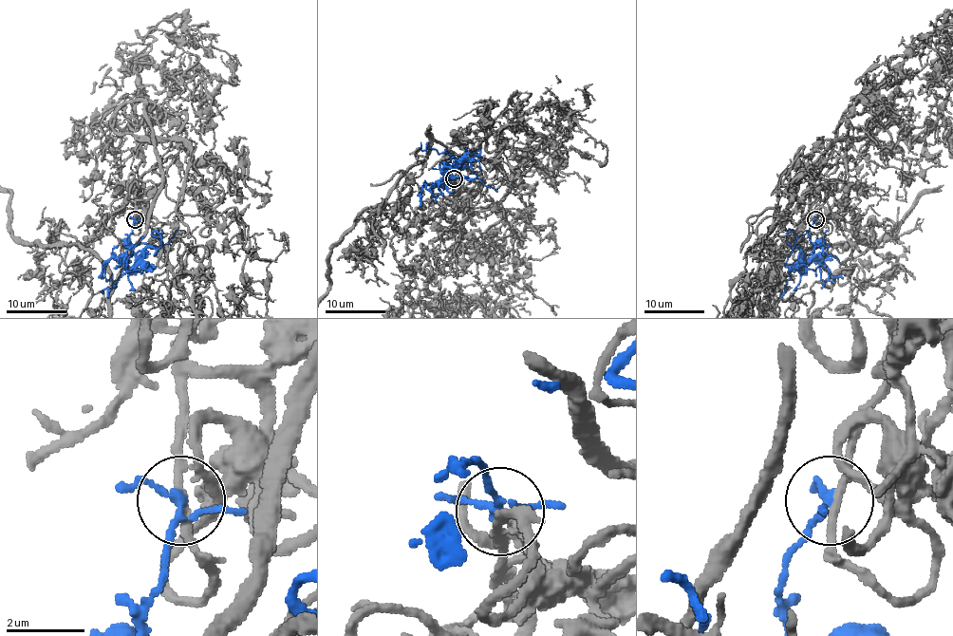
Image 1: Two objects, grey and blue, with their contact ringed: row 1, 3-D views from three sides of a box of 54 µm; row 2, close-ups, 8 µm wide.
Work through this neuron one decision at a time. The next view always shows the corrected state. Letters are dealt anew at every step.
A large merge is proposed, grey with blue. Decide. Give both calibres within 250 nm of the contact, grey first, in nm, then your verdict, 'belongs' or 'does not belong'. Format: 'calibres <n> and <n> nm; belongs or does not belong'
calibres 170 and 140 nm; belongs

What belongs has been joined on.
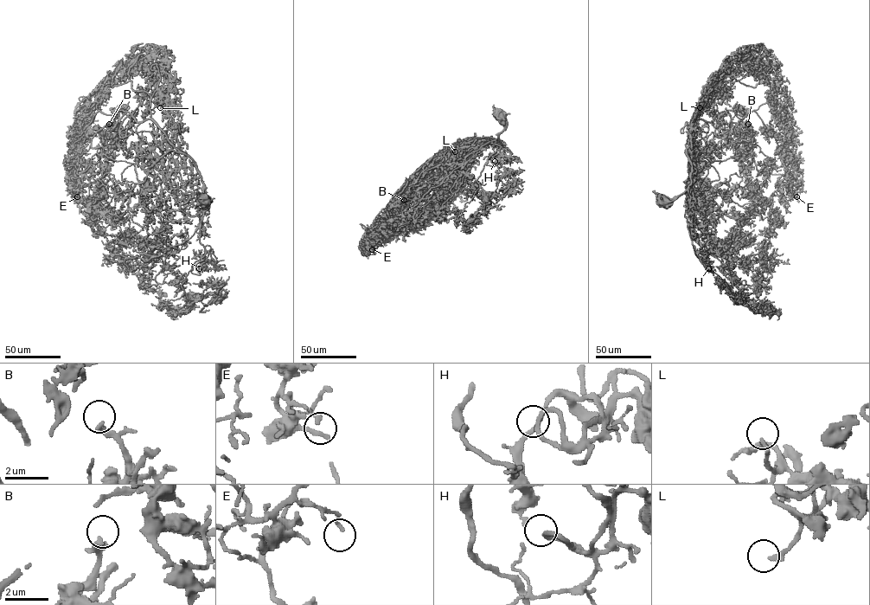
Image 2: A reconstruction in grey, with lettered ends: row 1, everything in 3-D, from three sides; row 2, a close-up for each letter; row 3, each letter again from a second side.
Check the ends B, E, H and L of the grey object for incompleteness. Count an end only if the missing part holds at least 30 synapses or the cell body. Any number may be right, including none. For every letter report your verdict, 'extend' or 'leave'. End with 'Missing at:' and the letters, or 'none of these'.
B: leave
E: leave
H: leave
L: extend
Missing at: L

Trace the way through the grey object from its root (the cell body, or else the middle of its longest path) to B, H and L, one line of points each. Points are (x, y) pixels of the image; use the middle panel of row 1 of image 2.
B: (499, 115), (503, 130), (495, 141), (444, 147), (402, 185), (406, 192), (399, 199), (404, 200)
H: (499, 115), (503, 130), (499, 135), (502, 142), (495, 140), (500, 151), (498, 161), (495, 161)
L: (499, 115), (503, 130), (495, 141), (466, 143), (458, 151), (459, 155), (455, 151)

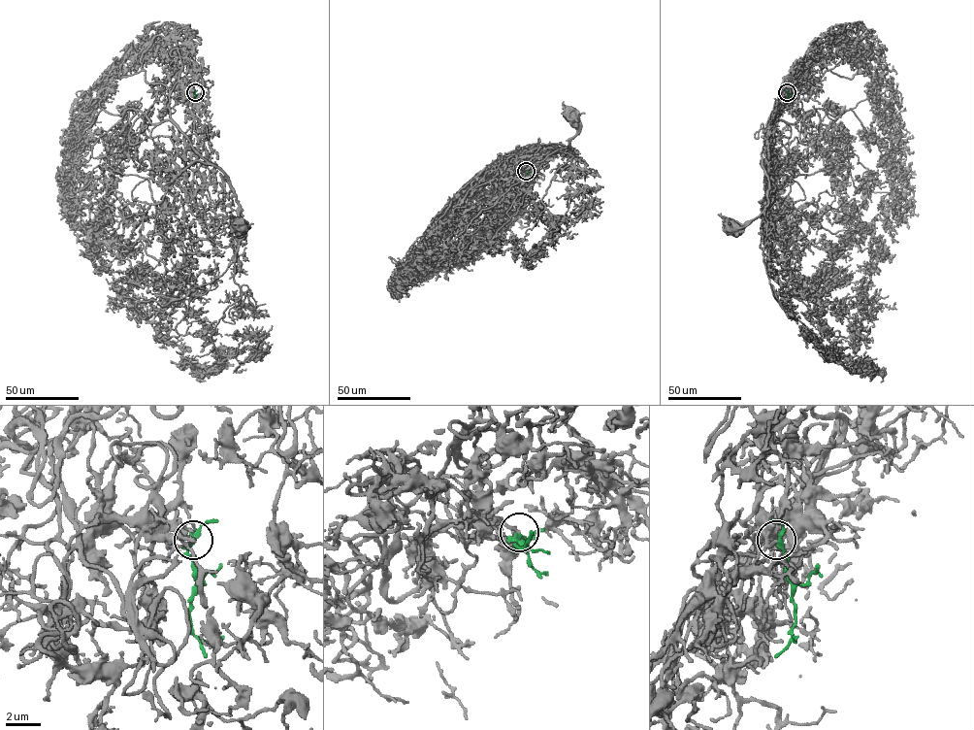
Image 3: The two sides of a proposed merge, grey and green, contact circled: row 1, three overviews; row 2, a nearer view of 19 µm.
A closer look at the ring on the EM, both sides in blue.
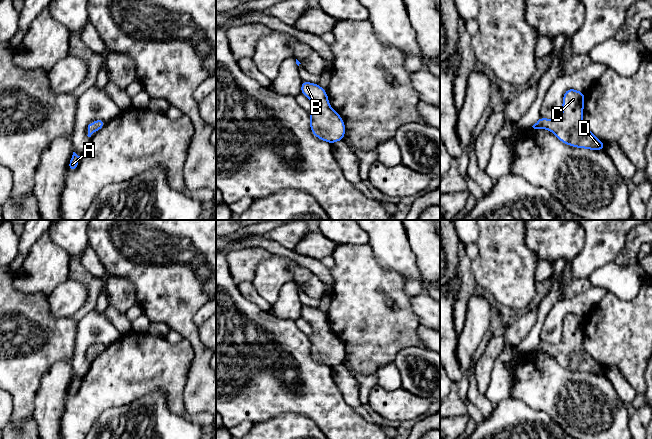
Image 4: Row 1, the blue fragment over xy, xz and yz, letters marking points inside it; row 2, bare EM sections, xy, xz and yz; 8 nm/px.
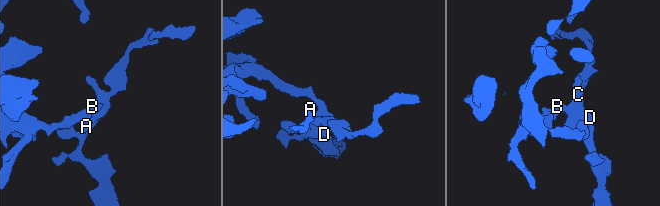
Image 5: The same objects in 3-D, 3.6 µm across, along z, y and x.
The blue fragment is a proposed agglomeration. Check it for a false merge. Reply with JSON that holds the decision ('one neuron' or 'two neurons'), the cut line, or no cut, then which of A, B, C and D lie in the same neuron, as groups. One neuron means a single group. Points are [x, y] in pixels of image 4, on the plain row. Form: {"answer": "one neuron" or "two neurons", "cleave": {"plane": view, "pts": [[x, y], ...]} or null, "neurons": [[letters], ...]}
{"answer": "one neuron", "cleave": null, "neurons": [["A", "B", "C", "D"]]}

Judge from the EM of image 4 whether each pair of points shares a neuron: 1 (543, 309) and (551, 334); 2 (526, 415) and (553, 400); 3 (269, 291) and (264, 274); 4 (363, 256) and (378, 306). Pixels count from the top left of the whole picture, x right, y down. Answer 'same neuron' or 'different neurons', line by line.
1: different neurons
2: different neurons
3: same neuron
4: same neuron

